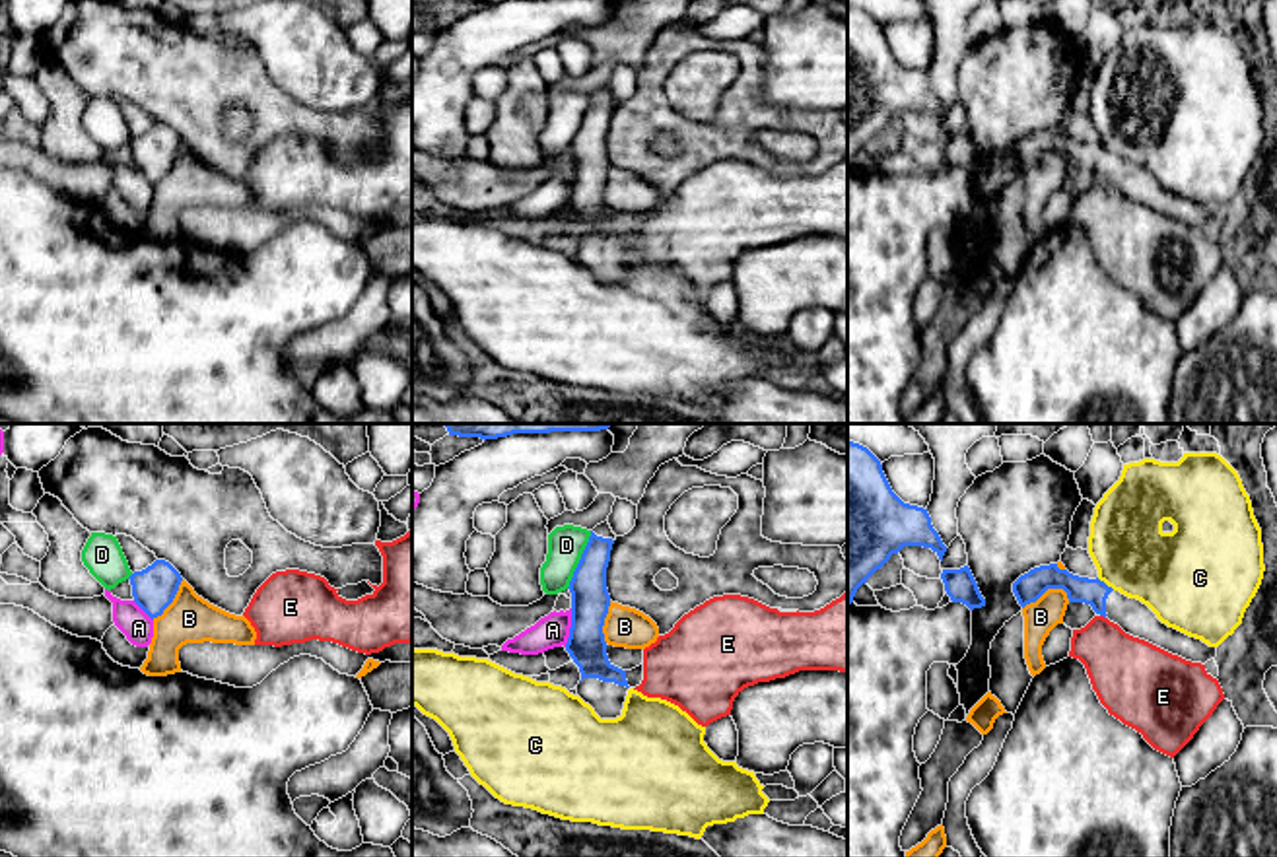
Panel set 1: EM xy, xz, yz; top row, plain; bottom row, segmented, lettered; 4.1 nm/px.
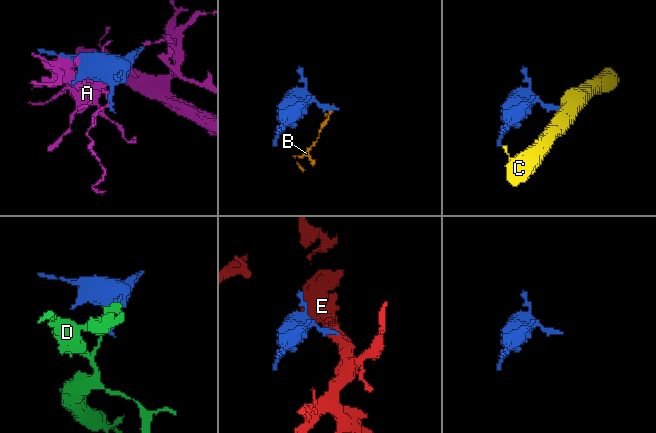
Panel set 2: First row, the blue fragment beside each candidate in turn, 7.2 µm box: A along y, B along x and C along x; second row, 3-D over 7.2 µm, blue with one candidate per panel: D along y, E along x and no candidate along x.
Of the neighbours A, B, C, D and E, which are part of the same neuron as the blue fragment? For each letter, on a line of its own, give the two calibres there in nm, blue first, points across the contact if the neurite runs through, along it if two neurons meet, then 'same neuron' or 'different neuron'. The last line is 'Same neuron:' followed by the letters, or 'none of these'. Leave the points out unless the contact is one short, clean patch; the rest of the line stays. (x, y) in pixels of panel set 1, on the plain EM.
A: 160 nm thick on the blue side, 140 nm on the other; different neuron
B: 120 nm thick on the blue side, 140 nm on the other; border along yz (1069, 164), (1062, 154), (1046, 154), (1023, 173); different neuron
C: 110 nm thick on the blue side, 320 nm on the other; border along yz (1097, 142), (1114, 154); different neuron
D: 160 nm thick on the blue side, 150 nm on the other; border along xz (591, 96), (566, 152); different neuron
E: 110 nm thick on the blue side, 300 nm on the other; border along yz (1101, 179), (1104, 183); different neuron
Same neuron: none of these

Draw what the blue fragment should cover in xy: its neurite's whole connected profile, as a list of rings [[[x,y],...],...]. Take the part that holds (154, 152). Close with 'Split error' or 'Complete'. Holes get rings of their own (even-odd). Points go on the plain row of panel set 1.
[[[155,124],[142,136],[130,142],[134,167],[154,185],[173,167],[181,138],[165,124]]]. Complete

